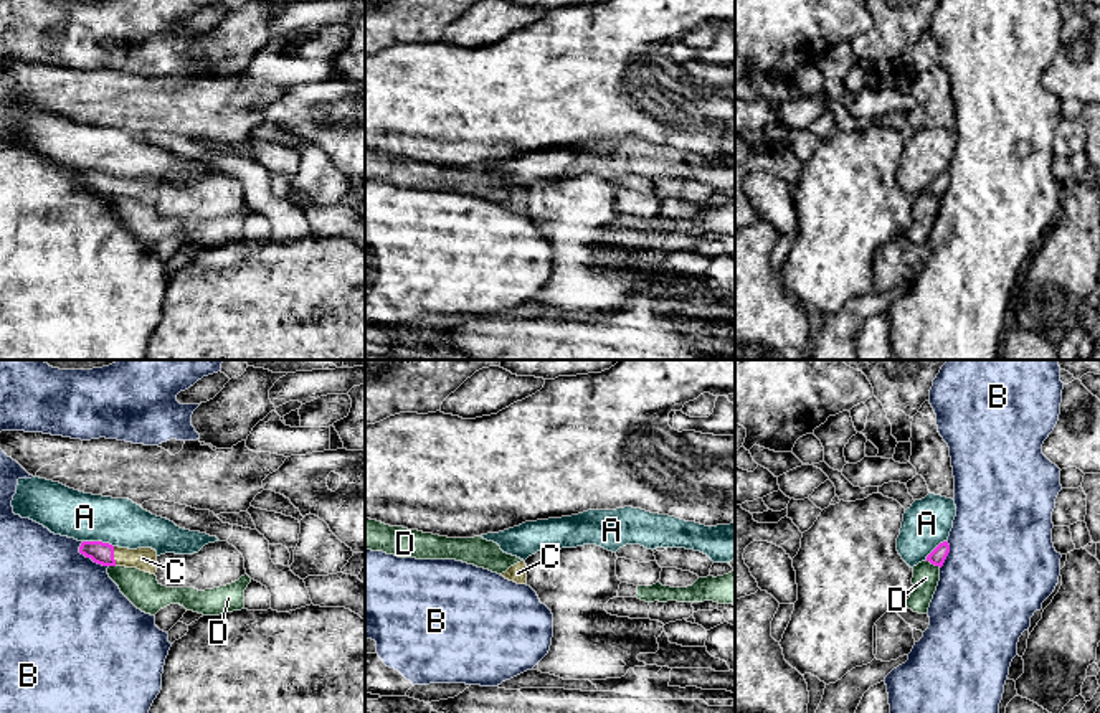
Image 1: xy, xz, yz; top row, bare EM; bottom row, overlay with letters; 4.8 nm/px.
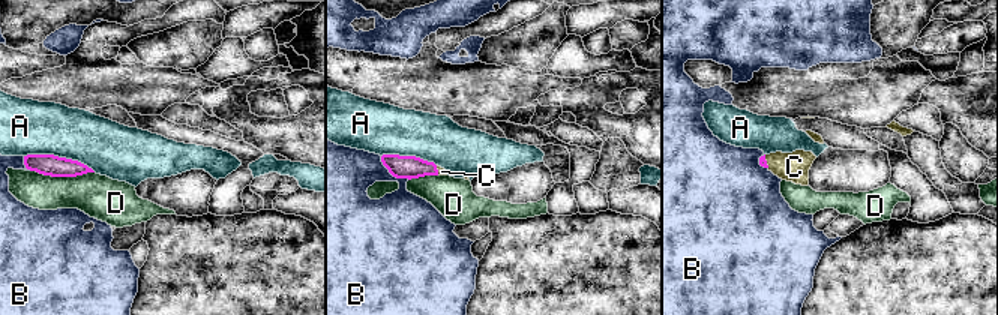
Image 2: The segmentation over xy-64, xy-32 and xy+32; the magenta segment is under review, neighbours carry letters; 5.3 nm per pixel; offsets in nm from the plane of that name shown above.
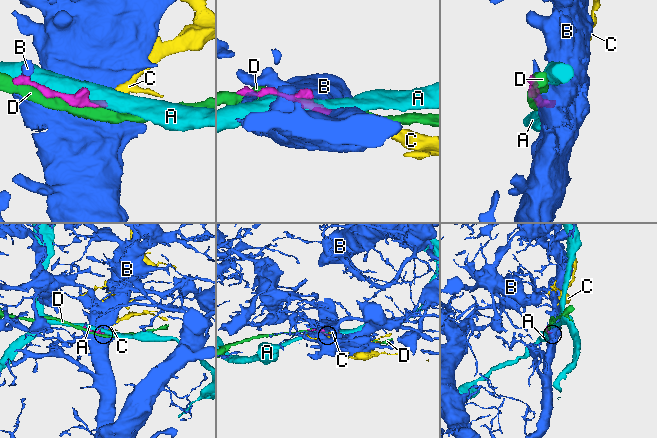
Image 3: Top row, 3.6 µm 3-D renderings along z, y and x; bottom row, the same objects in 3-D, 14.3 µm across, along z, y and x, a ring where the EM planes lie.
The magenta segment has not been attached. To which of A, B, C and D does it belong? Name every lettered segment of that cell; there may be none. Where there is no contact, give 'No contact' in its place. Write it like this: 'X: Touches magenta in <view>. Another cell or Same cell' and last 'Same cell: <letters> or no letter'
A: Touches magenta in xy. Another cell
B: Touches magenta in xy. Another cell
C: Touches magenta in xy. Same cell
D: Touches magenta in yz. Another cell
Same cell: C

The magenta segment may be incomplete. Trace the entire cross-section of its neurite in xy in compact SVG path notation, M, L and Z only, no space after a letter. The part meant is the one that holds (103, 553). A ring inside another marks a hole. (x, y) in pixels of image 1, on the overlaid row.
M83 541L79 553L102 566L126 566L157 573L157 551L152 548L119 548L102 541Z

